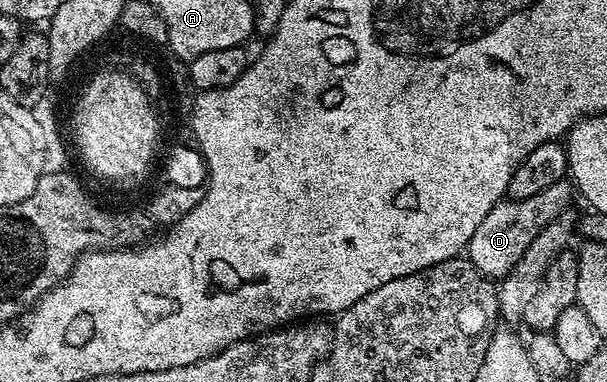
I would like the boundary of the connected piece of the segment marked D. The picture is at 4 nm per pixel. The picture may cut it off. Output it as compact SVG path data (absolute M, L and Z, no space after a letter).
M561 181L550 185L550 189L542 189L542 193L534 193L534 197L526 197L525 199L505 198L496 203L494 209L490 209L490 213L486 213L486 217L482 217L482 225L478 225L478 229L474 229L474 237L470 237L466 248L466 258L489 279L493 281L502 280L514 269L515 263L523 257L534 237L538 233L542 233L543 227L554 221L564 211L569 210L570 203L568 202L571 201L572 195L574 196L573 184L568 181Z

